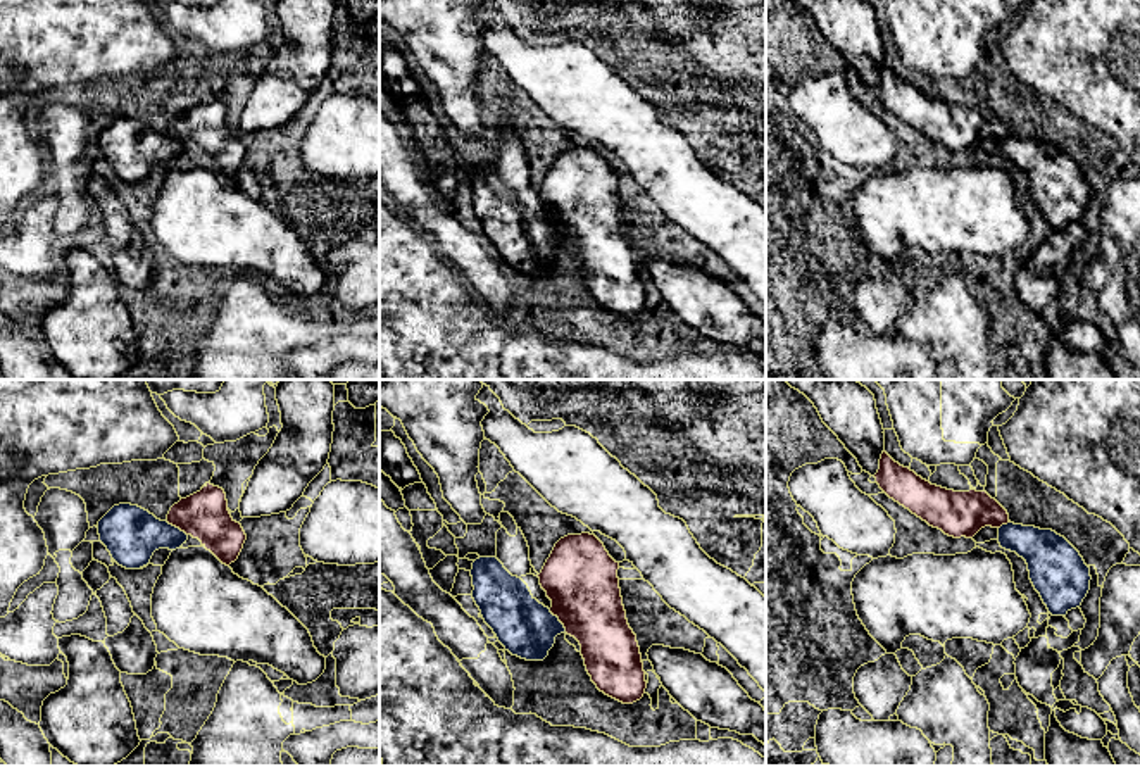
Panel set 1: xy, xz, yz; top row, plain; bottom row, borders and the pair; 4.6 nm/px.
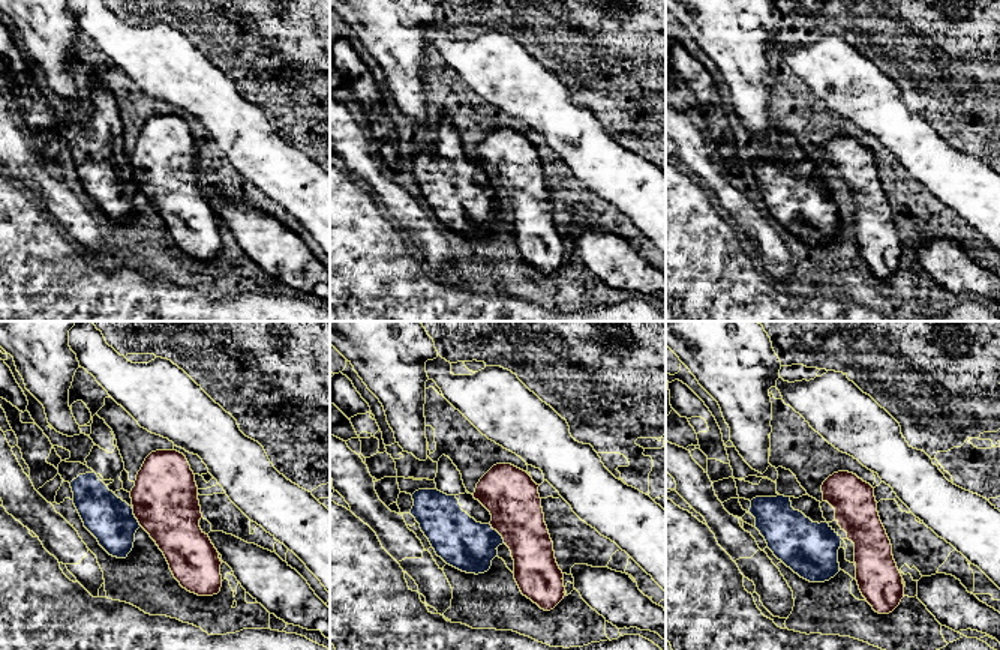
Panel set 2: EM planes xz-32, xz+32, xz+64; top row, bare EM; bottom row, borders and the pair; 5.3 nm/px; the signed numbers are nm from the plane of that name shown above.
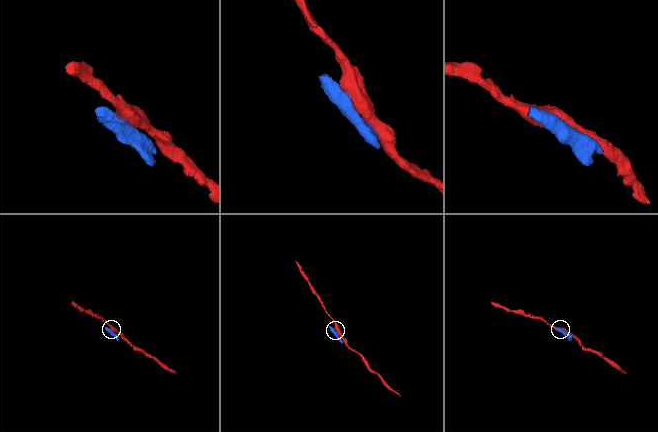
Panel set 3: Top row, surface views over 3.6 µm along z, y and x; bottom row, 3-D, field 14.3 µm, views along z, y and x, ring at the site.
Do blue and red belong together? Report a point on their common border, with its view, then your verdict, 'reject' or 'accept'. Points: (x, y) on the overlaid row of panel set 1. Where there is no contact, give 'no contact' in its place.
meets blue in xz at (559, 621); reject

